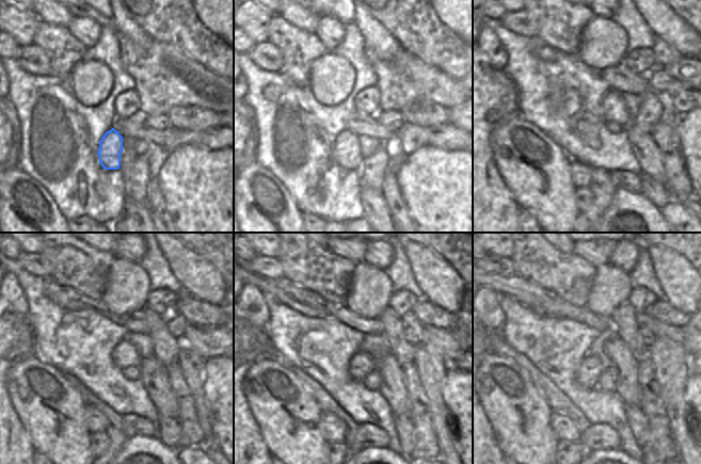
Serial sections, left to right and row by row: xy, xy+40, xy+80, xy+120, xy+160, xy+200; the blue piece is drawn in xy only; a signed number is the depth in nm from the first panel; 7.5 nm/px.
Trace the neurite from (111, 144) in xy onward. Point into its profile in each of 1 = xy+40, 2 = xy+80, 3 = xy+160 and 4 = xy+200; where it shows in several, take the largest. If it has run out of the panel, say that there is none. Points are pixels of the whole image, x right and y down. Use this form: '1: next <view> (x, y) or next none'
1: next xy+40 (347, 154)
2: next xy+80 (592, 142)
3: next xy+160 (361, 363)
4: next xy+200 (587, 374)

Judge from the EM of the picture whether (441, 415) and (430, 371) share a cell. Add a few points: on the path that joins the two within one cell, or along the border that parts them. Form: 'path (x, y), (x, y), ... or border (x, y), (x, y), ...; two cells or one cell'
path (435, 404), (432, 382); one cell

